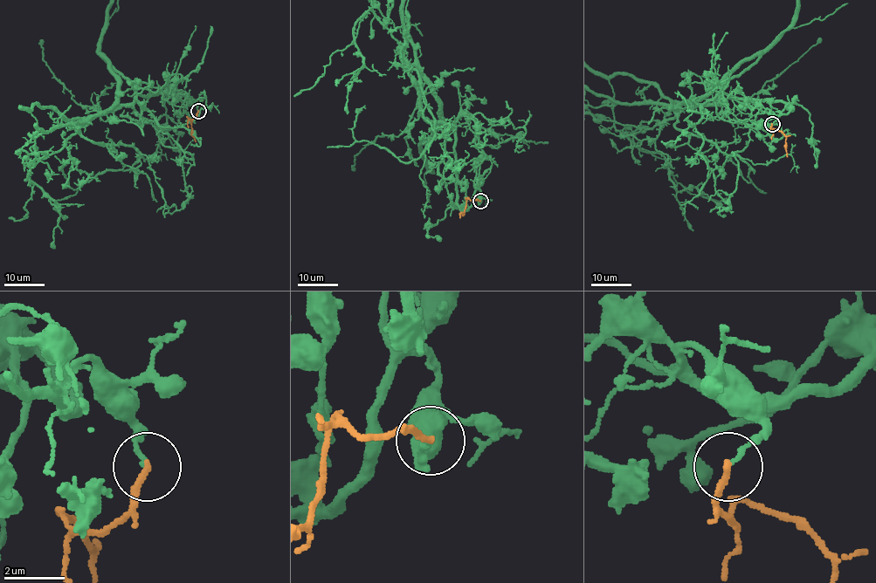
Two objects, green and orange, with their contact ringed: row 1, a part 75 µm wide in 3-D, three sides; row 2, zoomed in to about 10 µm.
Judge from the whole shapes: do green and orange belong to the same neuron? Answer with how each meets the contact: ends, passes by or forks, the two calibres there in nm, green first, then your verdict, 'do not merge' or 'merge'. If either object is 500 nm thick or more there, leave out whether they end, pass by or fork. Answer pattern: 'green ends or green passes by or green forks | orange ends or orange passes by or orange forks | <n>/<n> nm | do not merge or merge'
green ends | orange ends | 150/220 nm | do not merge

